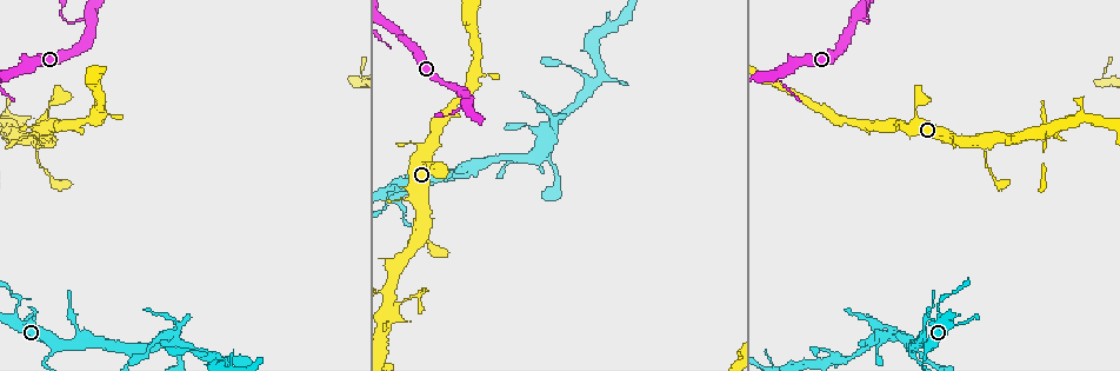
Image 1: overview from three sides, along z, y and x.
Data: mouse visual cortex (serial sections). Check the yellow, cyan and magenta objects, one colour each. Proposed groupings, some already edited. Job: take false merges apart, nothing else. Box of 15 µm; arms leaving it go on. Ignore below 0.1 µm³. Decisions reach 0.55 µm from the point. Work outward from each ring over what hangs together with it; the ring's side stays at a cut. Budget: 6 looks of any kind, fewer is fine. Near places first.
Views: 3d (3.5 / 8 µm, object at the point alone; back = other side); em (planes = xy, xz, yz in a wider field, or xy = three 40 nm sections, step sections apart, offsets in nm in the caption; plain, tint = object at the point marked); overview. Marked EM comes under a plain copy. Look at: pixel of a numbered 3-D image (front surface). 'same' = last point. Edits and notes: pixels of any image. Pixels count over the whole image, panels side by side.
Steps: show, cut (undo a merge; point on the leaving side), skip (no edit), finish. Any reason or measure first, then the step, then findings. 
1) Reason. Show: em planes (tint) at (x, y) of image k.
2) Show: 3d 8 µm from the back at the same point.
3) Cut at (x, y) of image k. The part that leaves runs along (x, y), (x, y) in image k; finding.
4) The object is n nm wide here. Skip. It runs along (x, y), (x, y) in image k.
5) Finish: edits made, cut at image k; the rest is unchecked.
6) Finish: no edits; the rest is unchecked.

Narrows sharply. Show: 3d 3.5 µm at (392, 185) of image 1.

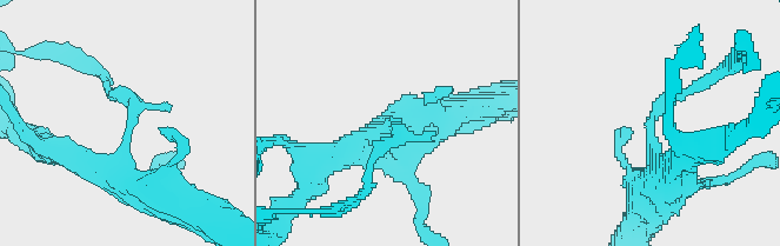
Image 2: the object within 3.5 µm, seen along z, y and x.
Show: em xy step 2 (tint) at (652, 129) of image 2.

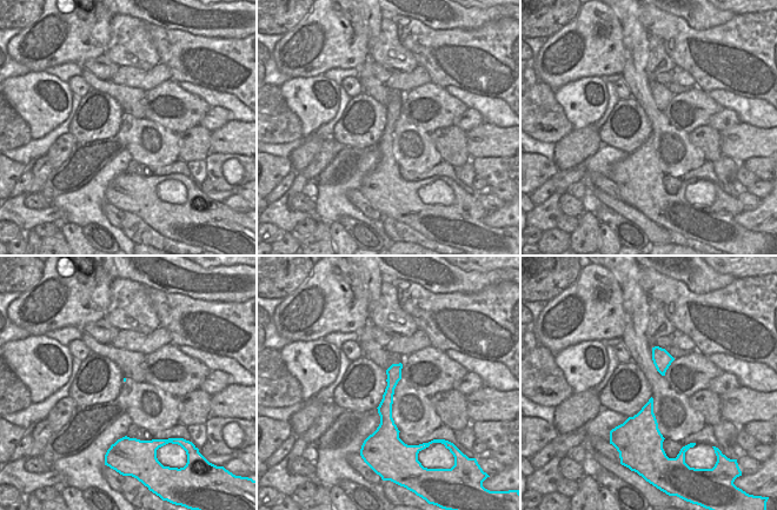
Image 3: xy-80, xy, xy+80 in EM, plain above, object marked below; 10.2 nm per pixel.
Skip. It runs along (398, 366), (387, 396), (382, 438) in image 3; continuous, no second cell.

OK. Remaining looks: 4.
Show: 3d 3.5 µm at (979, 141) of image 1.

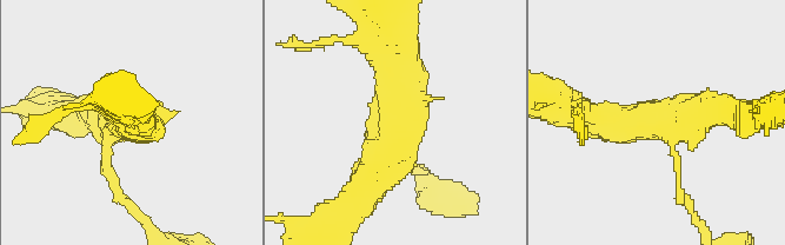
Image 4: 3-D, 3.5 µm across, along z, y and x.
3 arms meet here; the arms are 100, 400, 500 nm wide. Show: em xy step 3 (tint) at (395, 125) of image 4.

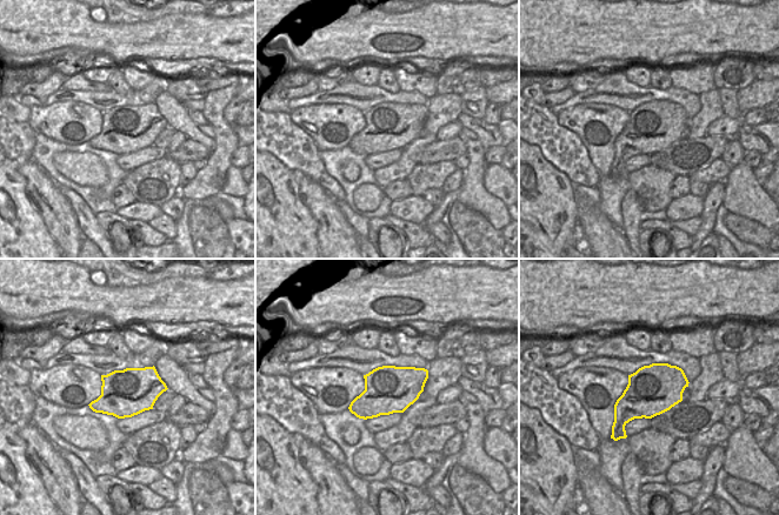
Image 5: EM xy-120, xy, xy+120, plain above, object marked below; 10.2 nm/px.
Skip. It runs along (399, 47), (392, 153), (359, 192) in image 4; one cell here.

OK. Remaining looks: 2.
Finish: no edits; the rest is unchecked.

